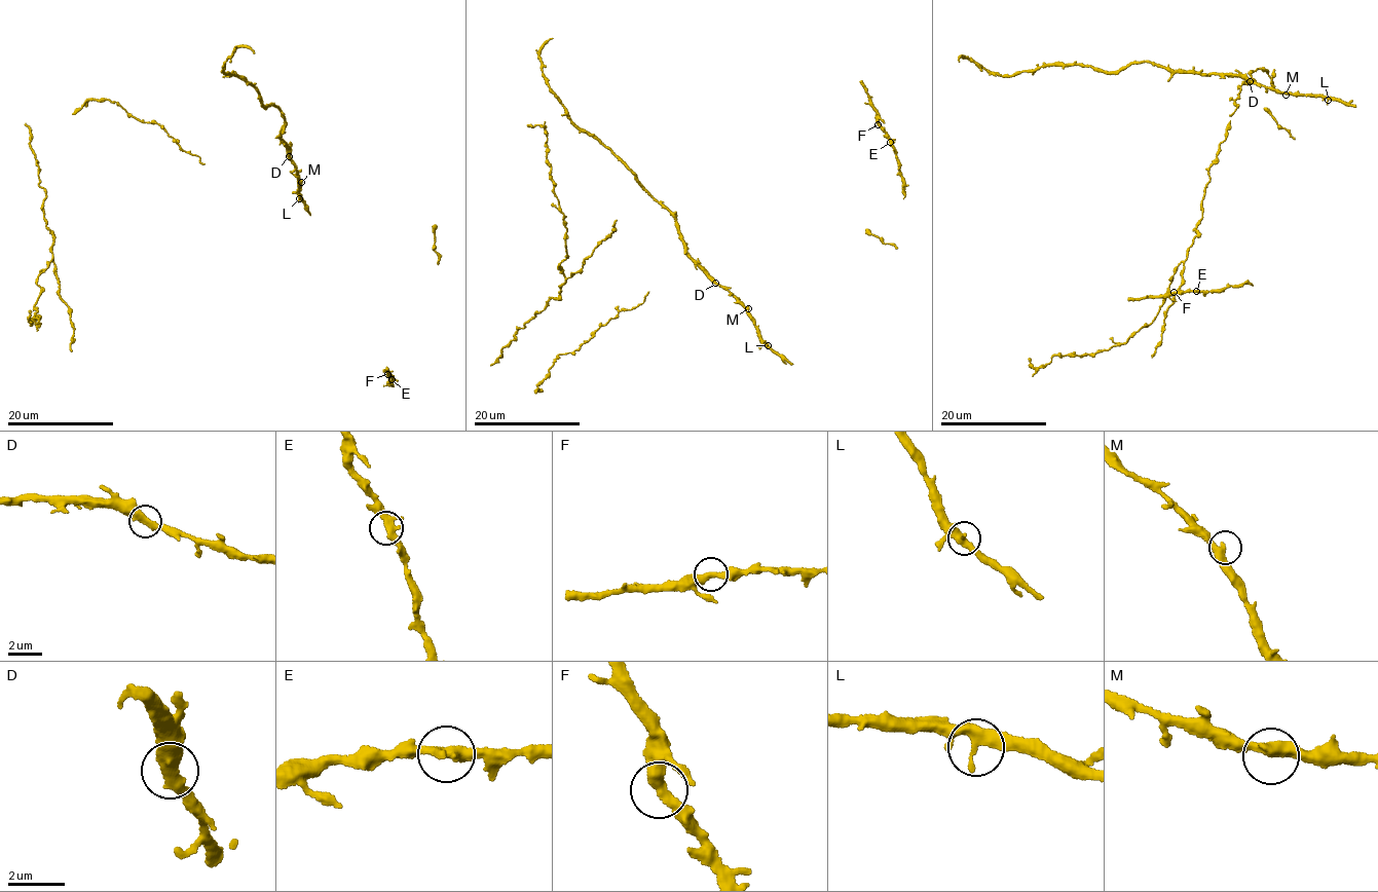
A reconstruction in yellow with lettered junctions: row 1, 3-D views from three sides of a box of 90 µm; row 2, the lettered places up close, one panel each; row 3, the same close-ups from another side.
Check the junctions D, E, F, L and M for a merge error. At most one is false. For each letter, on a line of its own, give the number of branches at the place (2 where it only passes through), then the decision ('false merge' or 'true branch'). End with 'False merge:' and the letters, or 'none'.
D: 2 | true branch
E: 2 | true branch
F: 2 | true branch
L: 2 | true branch
M: 2 | true branch
False merge: none

